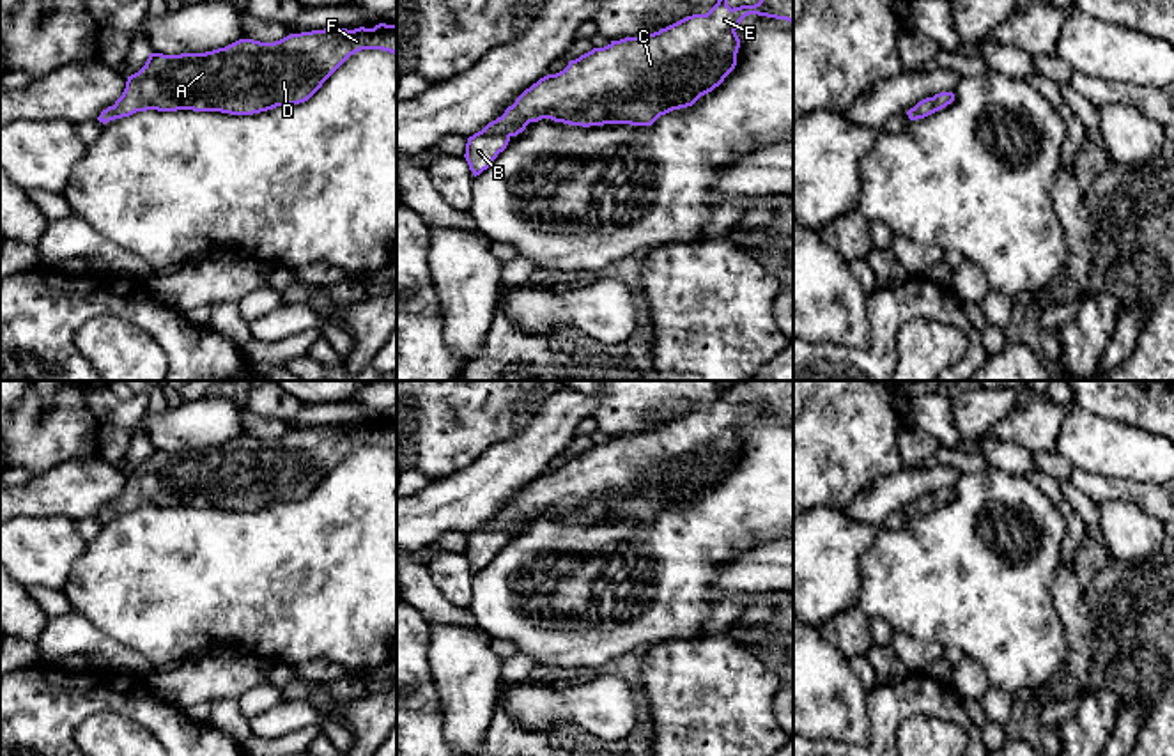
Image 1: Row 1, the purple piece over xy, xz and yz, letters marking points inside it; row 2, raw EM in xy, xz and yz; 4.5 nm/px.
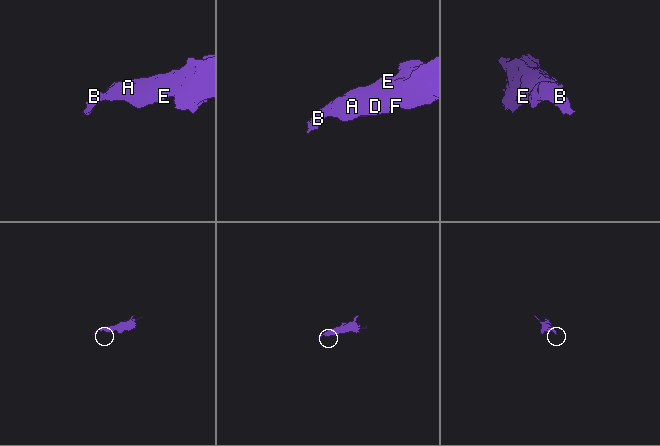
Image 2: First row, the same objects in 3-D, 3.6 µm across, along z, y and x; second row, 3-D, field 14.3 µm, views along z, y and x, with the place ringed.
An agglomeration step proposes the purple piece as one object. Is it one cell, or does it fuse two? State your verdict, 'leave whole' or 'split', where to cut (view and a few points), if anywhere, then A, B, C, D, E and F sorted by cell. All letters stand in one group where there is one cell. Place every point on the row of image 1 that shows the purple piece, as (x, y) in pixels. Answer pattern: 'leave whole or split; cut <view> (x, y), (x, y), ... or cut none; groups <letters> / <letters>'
leave whole; cut none; groups A B C D E F

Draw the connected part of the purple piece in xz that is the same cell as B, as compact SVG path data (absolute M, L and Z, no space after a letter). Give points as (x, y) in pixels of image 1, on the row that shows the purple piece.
M728 0L707 14L687 16L659 32L611 41L604 48L570 60L568 66L540 78L526 89L501 117L467 138L466 161L473 175L480 175L503 152L512 136L529 122L551 119L570 126L630 124L652 126L660 115L692 106L701 96L719 87L737 66L740 39L737 27L749 16L767 16L793 23L793 0L760 0L754 5L730 7Z

